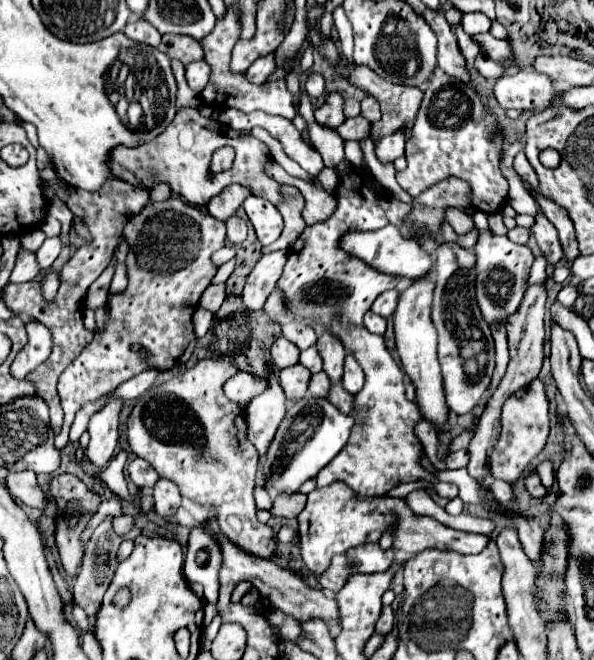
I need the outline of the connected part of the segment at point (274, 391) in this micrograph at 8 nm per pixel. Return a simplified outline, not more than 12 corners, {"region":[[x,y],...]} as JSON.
{"region":[[275,375],[265,395],[245,411],[247,439],[265,459],[285,417],[285,395]]}

